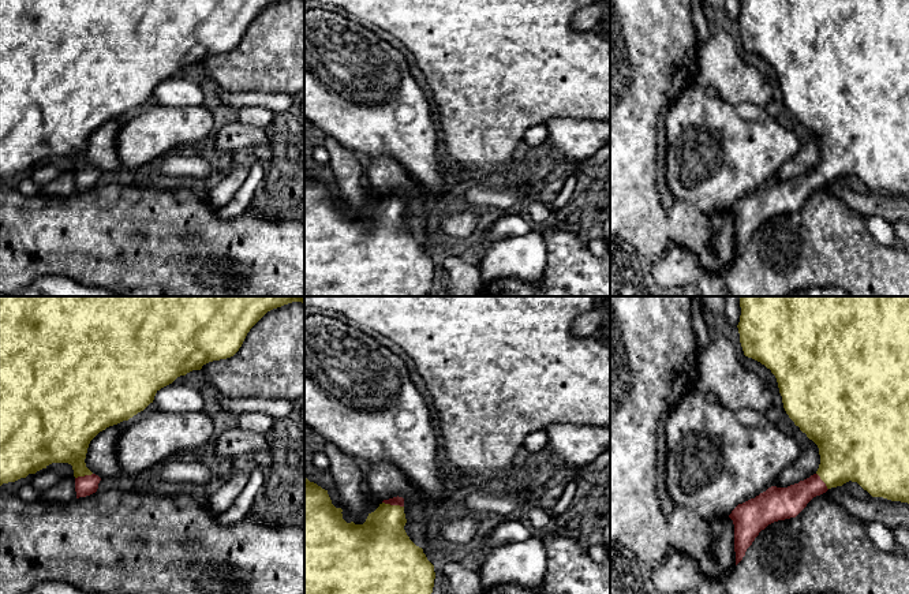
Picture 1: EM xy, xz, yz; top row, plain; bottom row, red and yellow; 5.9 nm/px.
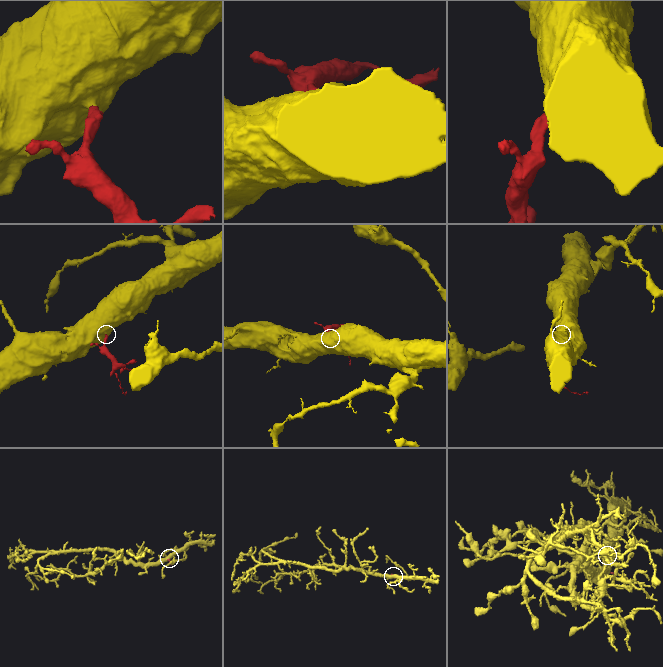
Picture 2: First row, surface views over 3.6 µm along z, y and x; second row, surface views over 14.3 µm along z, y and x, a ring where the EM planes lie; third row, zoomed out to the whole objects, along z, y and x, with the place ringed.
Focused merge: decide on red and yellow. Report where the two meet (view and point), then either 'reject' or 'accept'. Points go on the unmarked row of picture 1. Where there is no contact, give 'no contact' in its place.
xz (393, 198) | accept

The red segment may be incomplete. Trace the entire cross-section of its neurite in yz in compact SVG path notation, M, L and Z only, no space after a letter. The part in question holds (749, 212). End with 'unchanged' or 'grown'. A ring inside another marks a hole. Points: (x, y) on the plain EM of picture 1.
M740 0L741 10L737 19L740 27L740 37L744 49L752 52L775 70L782 97L786 108L800 122L803 127L812 134L820 149L820 158L818 165L809 172L788 182L771 180L755 193L738 198L729 212L734 218L734 246L736 259L745 250L747 243L752 239L755 232L768 218L796 212L807 198L816 190L826 187L831 182L842 180L852 175L857 176L872 191L883 191L891 195L901 195L909 198L909 0Z; grown

